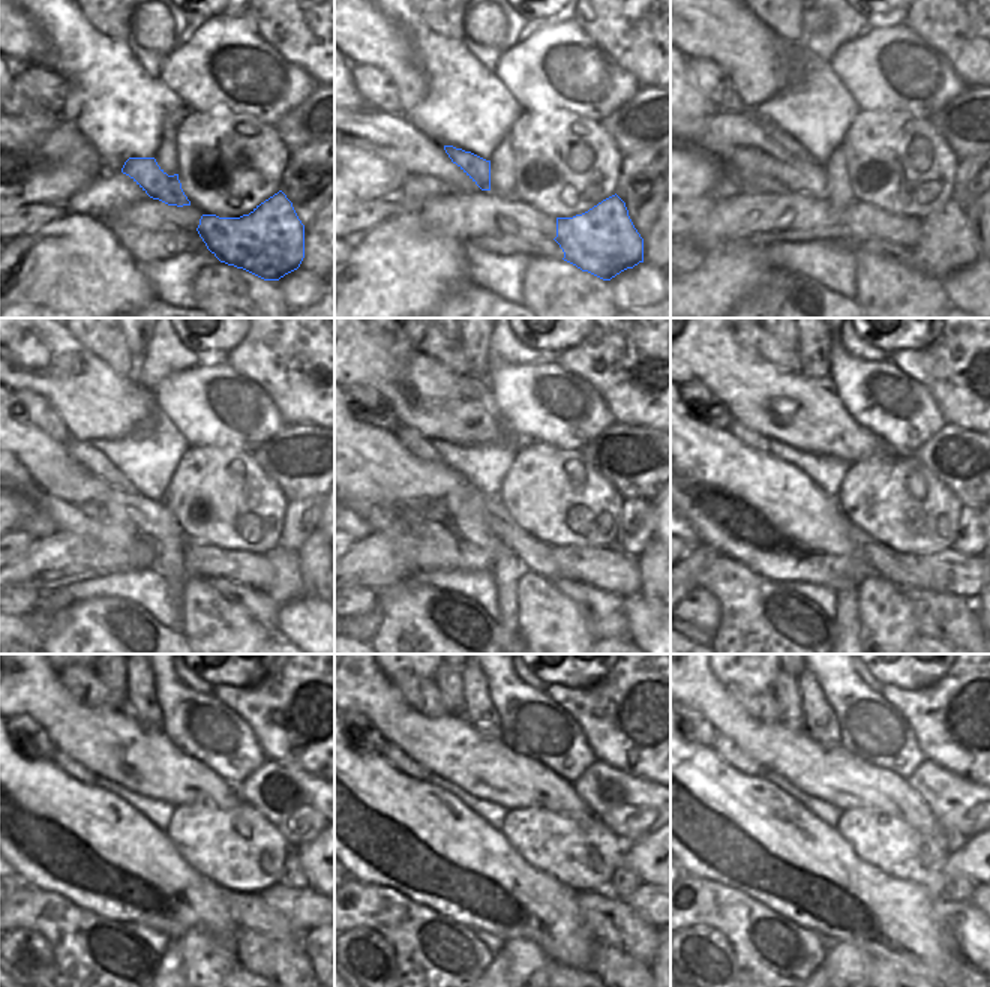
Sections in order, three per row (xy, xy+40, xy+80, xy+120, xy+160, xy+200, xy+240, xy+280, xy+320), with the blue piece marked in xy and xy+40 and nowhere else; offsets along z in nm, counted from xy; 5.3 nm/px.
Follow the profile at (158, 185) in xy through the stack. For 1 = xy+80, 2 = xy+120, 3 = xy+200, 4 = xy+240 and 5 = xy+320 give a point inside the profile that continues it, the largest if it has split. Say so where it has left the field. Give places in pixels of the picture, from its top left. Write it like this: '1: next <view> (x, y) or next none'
1: next xy+80 (776, 134)
2: next xy+120 (84, 453)
3: next xy+200 (747, 437)
4: next xy+240 (66, 764)
5: next xy+320 (726, 749)

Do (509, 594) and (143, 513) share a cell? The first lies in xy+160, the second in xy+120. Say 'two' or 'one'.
one

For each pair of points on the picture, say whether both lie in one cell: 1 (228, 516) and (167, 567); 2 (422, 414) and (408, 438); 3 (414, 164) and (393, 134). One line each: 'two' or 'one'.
1: two
2: two
3: one

